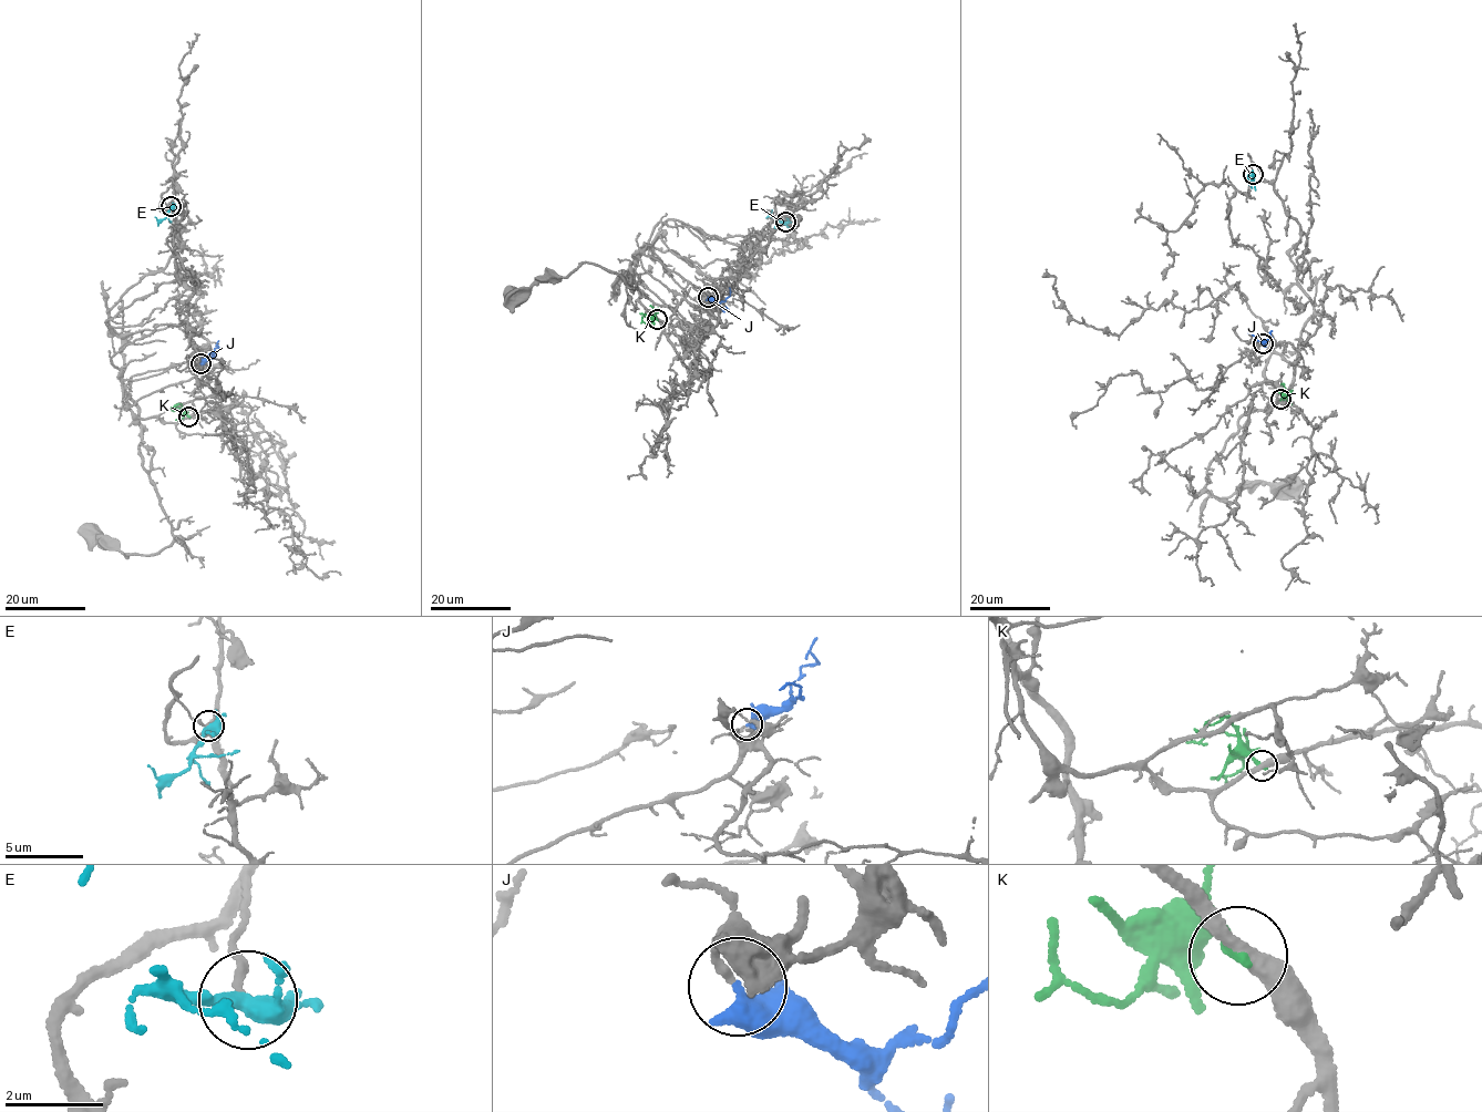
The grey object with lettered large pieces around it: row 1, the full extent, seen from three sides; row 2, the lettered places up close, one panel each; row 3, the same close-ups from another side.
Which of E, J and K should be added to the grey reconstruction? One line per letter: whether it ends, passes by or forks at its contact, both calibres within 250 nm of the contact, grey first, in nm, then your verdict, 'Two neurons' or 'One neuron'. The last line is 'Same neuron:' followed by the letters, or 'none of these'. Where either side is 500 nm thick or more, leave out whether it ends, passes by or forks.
E: It forks there. Thickness 150 nm (grey) against 340 nm. Two neurons
J: Thickness 160 nm (grey) against 550 nm. Two neurons
K: It ends there. Thickness 360 nm (grey) against 240 nm. Two neurons
Same neuron: none of these

